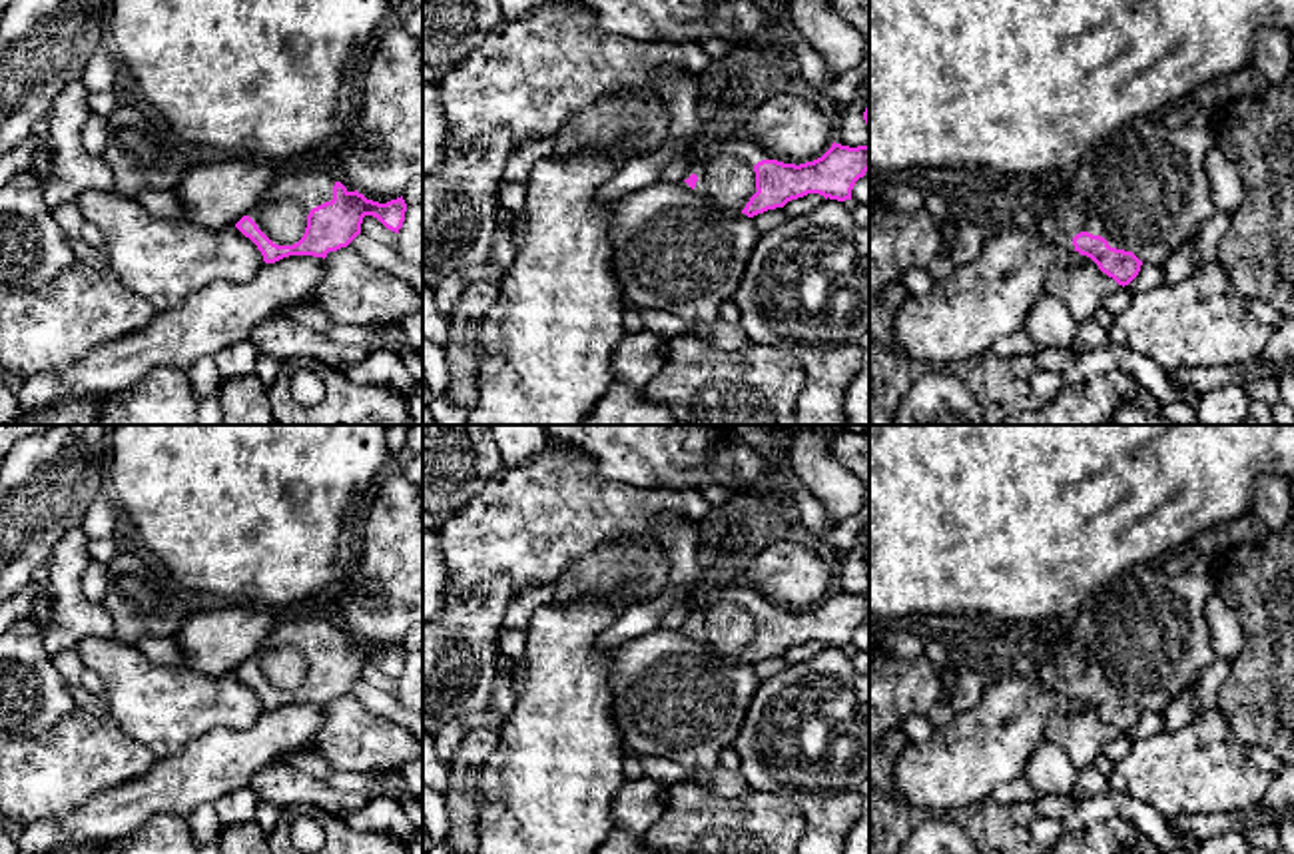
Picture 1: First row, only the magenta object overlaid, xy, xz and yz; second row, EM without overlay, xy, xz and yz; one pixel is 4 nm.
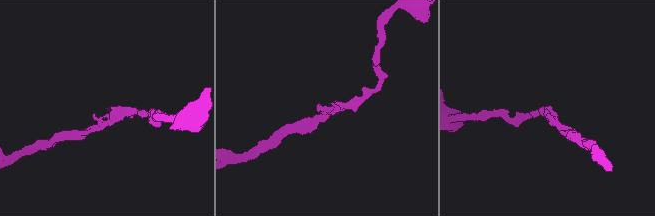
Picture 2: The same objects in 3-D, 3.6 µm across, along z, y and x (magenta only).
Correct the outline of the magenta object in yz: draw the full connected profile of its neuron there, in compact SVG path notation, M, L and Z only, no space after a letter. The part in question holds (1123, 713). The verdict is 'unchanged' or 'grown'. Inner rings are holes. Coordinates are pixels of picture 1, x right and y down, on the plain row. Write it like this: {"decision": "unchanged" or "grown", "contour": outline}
{"decision": "grown", "contour": "M1075 639L1045 642L1033 670L1051 690L1091 704L1123 734L1140 718L1142 708L1109 682L1095 656Z"}

